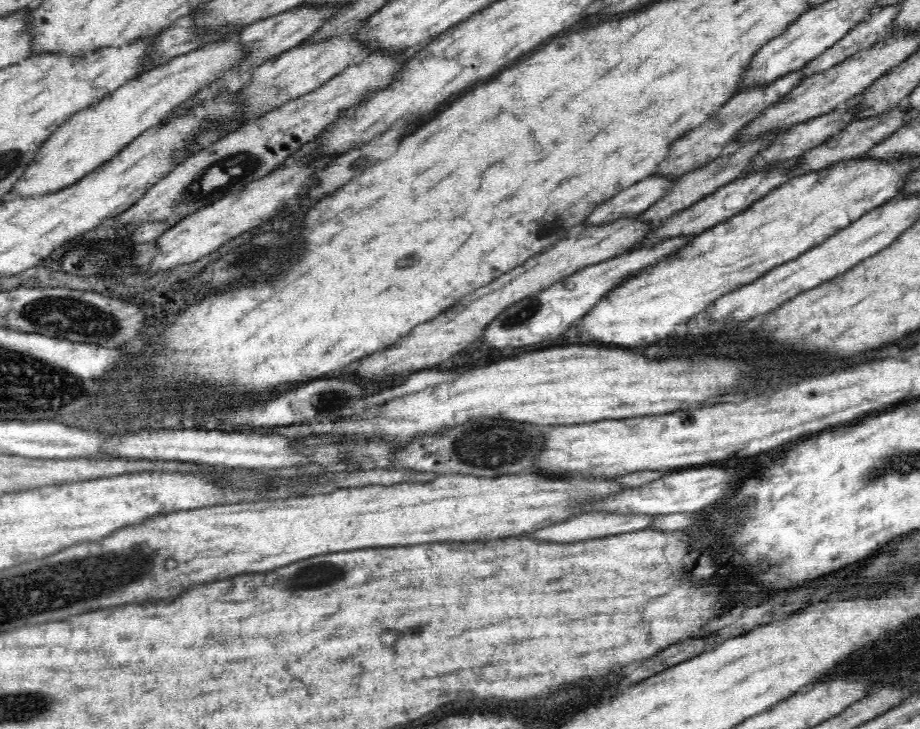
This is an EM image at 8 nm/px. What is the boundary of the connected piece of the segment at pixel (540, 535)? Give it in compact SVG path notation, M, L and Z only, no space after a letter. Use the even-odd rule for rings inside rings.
M582 514L578 518L554 524L552 528L542 528L540 532L530 534L538 540L554 540L554 542L572 542L572 540L588 540L600 538L608 534L622 534L622 532L636 532L640 528L648 528L654 520L654 515L644 514Z

